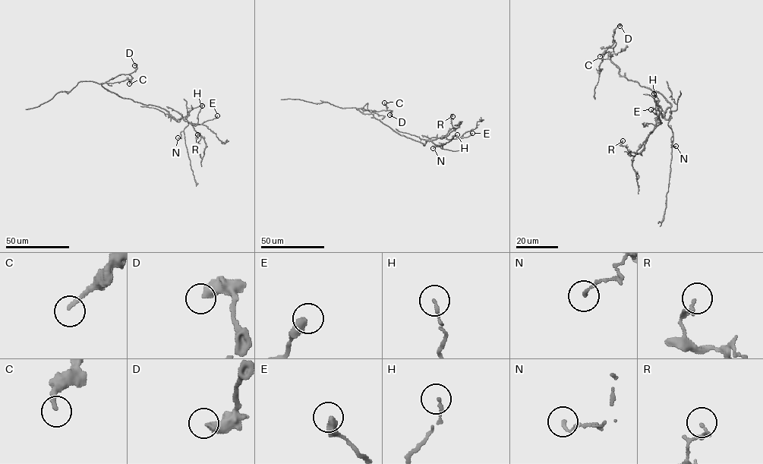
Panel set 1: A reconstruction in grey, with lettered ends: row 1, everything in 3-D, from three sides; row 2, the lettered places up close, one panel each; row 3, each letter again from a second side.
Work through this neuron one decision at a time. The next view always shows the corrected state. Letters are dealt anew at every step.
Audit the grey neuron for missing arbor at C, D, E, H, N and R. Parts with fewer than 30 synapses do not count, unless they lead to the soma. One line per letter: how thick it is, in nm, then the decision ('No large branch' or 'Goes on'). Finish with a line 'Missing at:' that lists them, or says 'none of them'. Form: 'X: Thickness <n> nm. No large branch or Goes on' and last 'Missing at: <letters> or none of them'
C: Thickness 180 nm. No large branch
D: Thickness 400 nm. No large branch
E: Thickness 400 nm. No large branch
H: Thickness 100 nm. No large branch
N: Thickness 150 nm. No large branch
R: Thickness 170 nm. No large branch
Missing at: none of them

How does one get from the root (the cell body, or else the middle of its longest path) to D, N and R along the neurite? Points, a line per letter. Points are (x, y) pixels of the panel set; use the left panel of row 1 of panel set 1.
D: (138, 102), (121, 97), (102, 86), (119, 74), (133, 72), (137, 68), (134, 65)
N: (138, 102), (165, 108), (178, 121), (184, 117), (188, 124), (181, 132), (181, 137), (178, 137)
R: (138, 102), (159, 107), (175, 120), (182, 118), (188, 121), (200, 137), (197, 142), (197, 134)

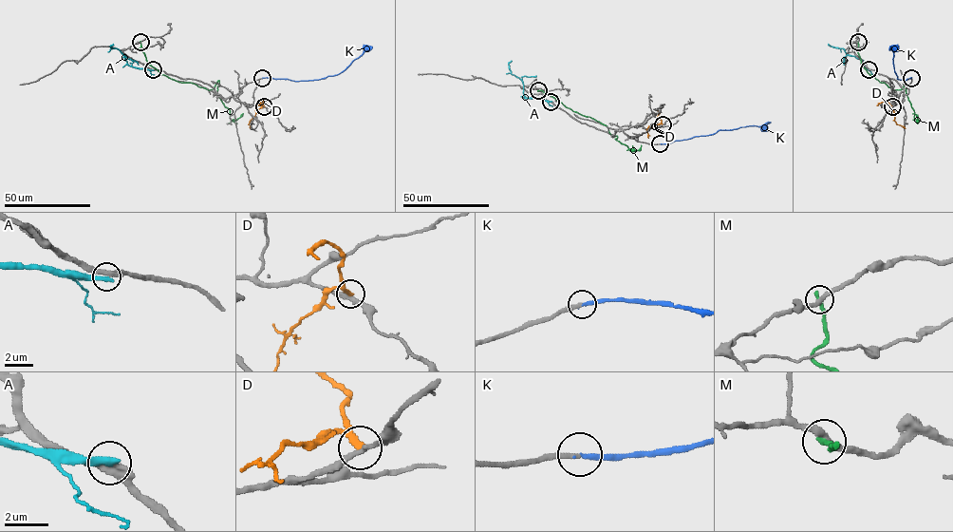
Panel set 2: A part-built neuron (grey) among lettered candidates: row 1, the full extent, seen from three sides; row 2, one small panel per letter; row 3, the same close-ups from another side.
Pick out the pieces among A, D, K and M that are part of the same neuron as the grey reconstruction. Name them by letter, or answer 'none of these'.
K

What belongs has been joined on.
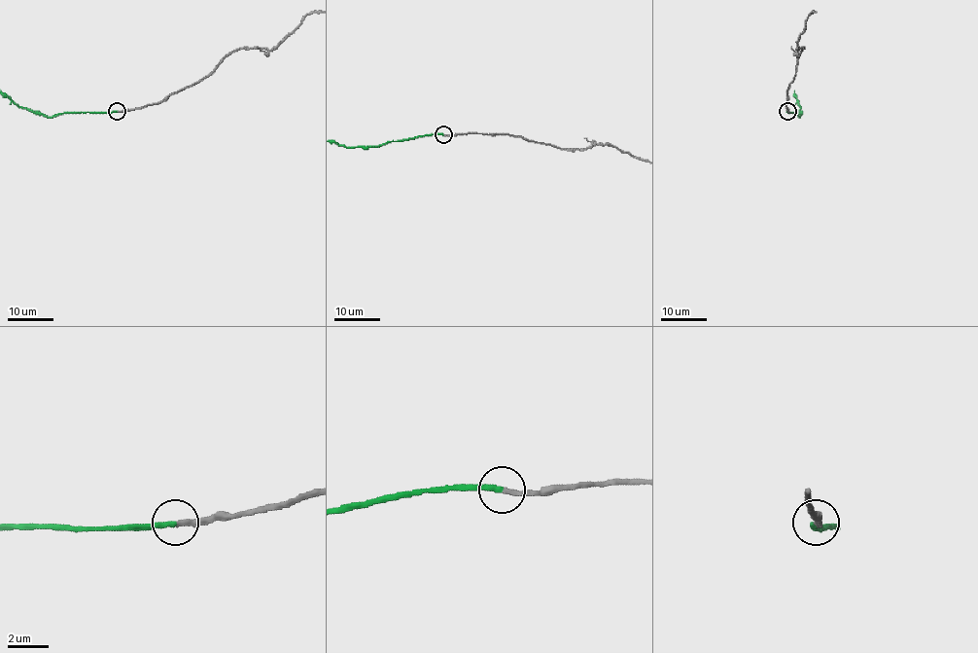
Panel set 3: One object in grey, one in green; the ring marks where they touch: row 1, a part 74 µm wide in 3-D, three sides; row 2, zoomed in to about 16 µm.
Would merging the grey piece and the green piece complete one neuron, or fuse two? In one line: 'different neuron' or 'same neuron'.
same neuron

